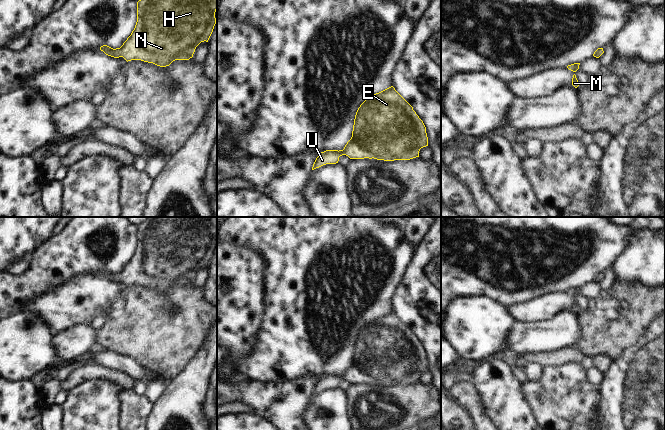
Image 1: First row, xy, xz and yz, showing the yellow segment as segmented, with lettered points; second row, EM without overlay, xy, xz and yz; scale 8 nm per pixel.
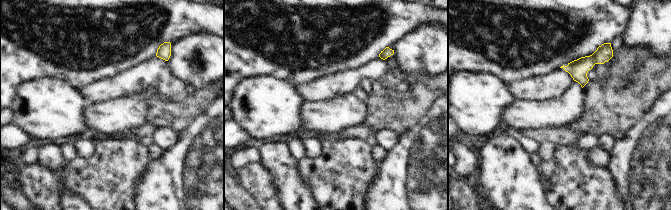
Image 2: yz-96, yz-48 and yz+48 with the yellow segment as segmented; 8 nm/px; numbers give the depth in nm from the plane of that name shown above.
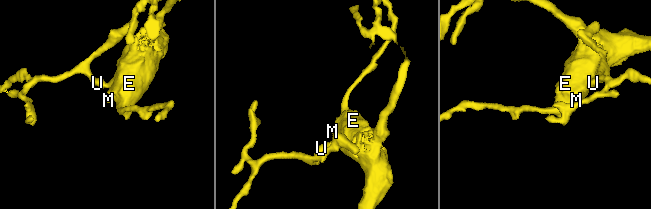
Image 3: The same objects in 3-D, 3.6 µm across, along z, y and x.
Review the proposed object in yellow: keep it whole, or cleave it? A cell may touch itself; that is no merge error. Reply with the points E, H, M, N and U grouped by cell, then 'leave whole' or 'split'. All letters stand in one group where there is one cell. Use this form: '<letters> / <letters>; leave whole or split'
E H M N U; leave whole

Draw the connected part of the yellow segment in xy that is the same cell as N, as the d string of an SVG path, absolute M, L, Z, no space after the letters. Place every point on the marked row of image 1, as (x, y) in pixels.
M139 0L137 22L131 35L120 48L103 45L100 50L114 58L123 57L127 62L141 60L160 67L169 66L175 60L189 60L201 42L208 42L216 24L216 10L217 0Z

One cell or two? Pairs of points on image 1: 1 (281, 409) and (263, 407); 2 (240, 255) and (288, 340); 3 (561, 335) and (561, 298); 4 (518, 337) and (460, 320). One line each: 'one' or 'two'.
1: one
2: two
3: two
4: two

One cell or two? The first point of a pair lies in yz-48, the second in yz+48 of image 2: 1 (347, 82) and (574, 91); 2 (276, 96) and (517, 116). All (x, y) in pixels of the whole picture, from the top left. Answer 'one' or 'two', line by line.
1: two
2: two

